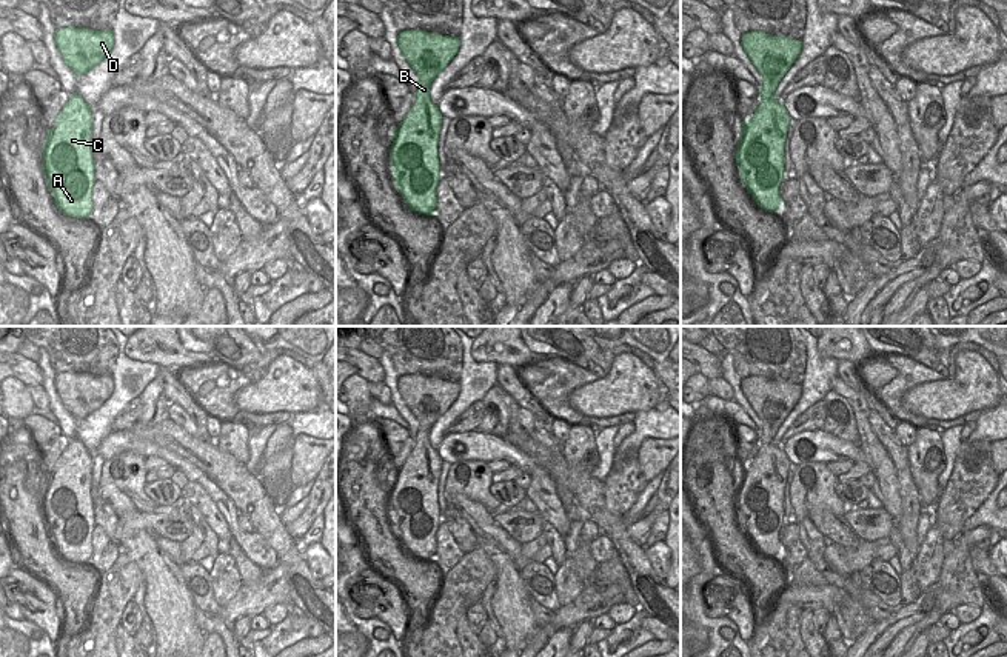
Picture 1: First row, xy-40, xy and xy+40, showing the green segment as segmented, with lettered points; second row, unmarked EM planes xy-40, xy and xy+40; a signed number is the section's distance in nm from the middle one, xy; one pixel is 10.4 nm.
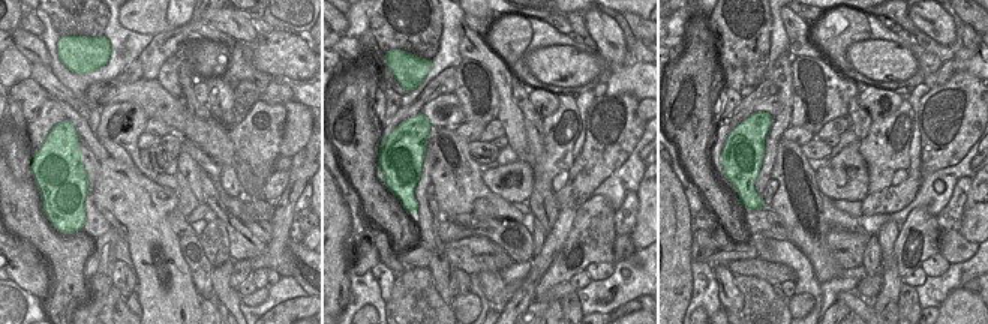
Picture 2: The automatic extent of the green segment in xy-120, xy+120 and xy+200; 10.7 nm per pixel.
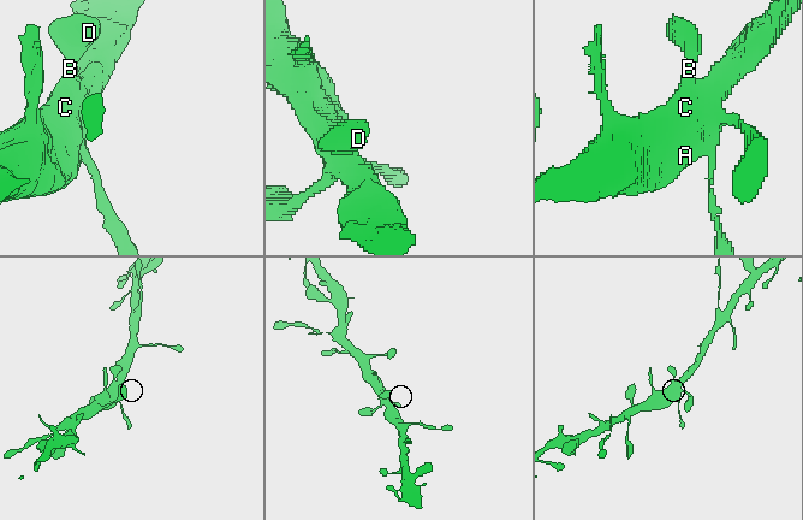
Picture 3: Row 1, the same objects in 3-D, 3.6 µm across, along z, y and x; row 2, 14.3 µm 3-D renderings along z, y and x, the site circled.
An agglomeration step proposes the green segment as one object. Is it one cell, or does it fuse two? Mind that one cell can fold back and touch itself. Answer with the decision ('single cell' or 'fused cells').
single cell

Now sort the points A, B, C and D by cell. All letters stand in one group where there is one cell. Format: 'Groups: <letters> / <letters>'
Groups: A B C D

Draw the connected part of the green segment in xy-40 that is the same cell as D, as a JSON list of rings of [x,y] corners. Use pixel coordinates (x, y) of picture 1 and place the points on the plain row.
[[[60,372],[54,379],[63,406],[80,422],[97,411],[114,392],[112,375]]]

